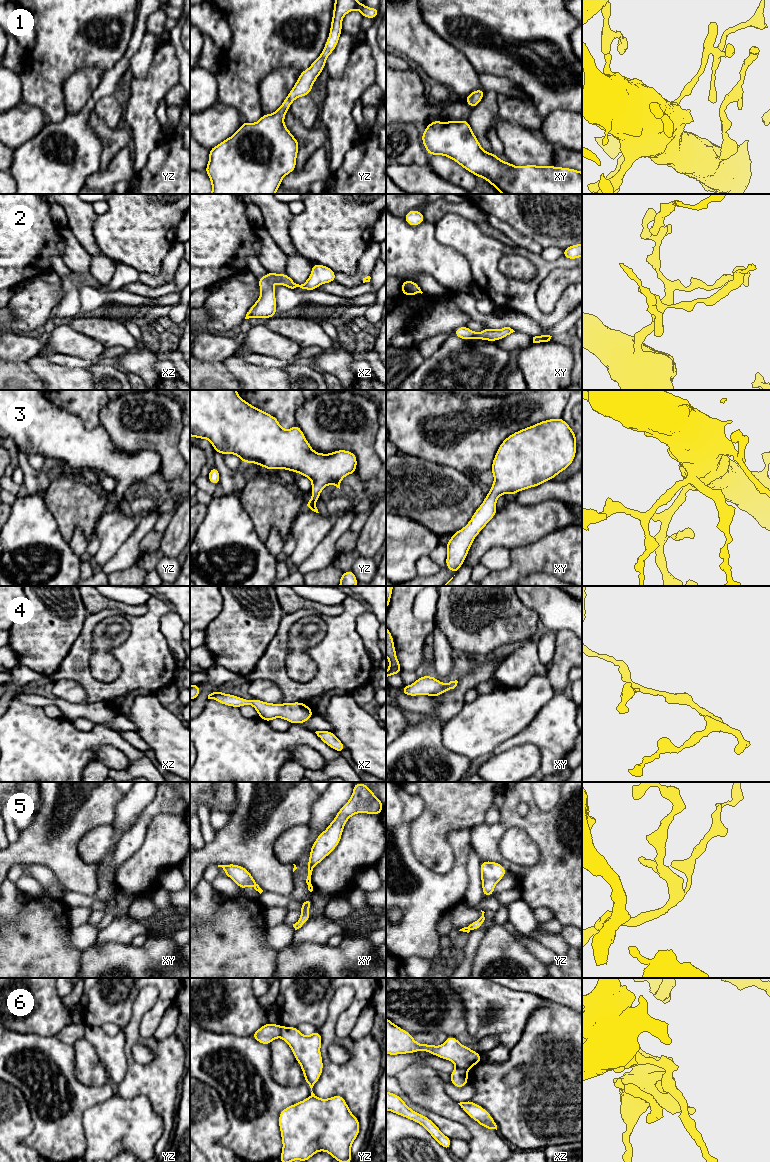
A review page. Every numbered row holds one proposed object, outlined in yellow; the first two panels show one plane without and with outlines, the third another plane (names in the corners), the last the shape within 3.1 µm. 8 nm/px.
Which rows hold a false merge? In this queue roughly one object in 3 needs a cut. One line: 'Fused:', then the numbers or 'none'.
Fused: 6

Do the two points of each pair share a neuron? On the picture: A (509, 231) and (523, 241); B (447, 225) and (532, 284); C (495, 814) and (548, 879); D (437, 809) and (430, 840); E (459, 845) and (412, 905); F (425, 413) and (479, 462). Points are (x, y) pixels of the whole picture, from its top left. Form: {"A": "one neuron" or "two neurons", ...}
{"A": "one neuron", "B": "one neuron", "C": "two neurons", "D": "one neuron", "E": "one neuron", "F": "one neuron"}

